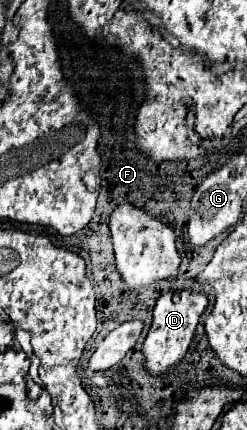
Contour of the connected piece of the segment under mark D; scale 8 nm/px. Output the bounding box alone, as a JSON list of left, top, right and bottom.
[143,289,207,377]

